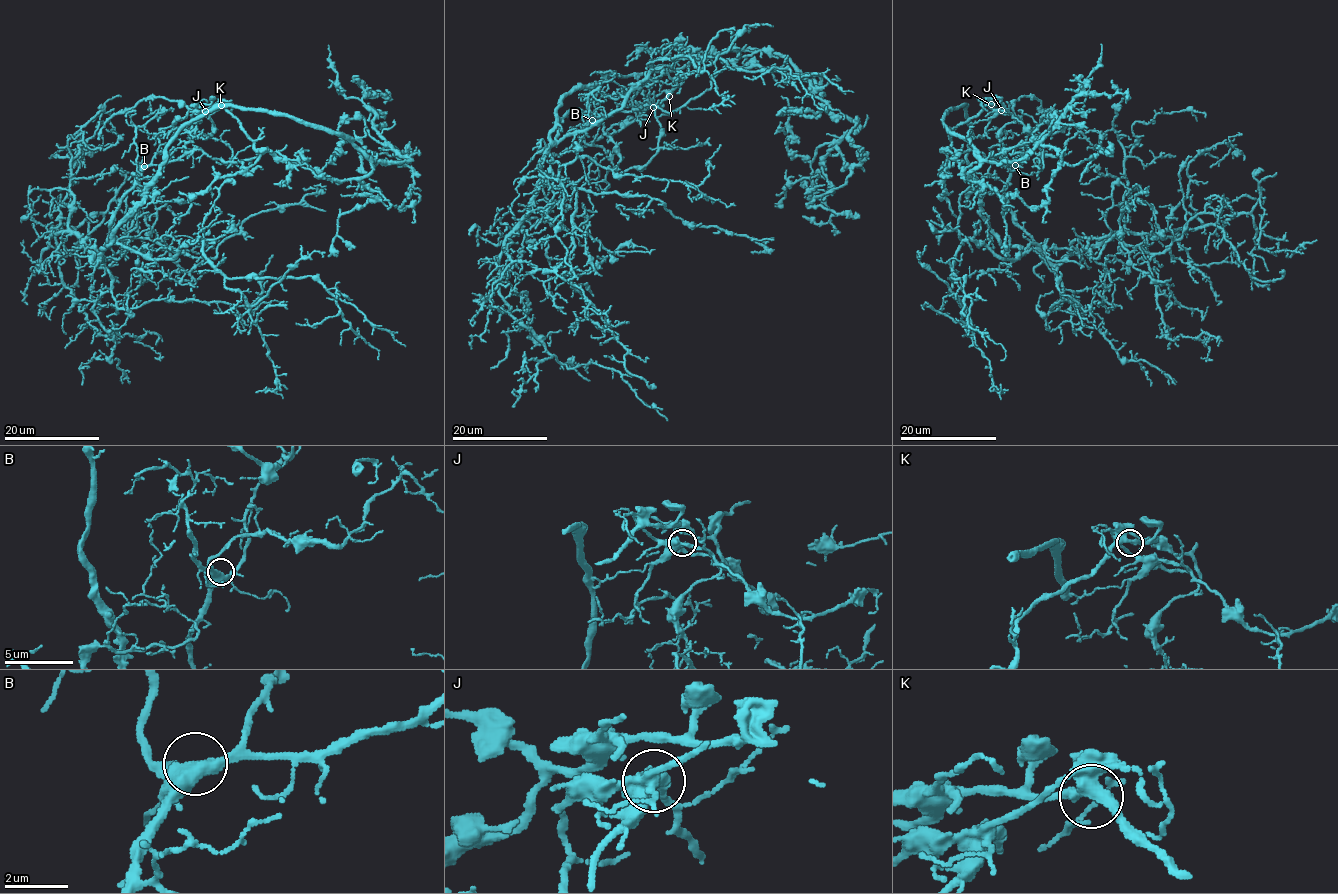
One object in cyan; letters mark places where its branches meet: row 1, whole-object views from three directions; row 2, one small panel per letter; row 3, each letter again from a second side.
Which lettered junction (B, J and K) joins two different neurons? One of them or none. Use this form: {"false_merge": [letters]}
{"false_merge": ["J"]}

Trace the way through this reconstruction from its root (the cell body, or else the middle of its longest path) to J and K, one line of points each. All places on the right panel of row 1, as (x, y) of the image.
J: (1011, 171), (999, 132), (1015, 119), (1010, 114), (998, 111), (1001, 110)
K: (1011, 171), (999, 132), (1015, 119), (1010, 114), (994, 110), (986, 102), (991, 104)

